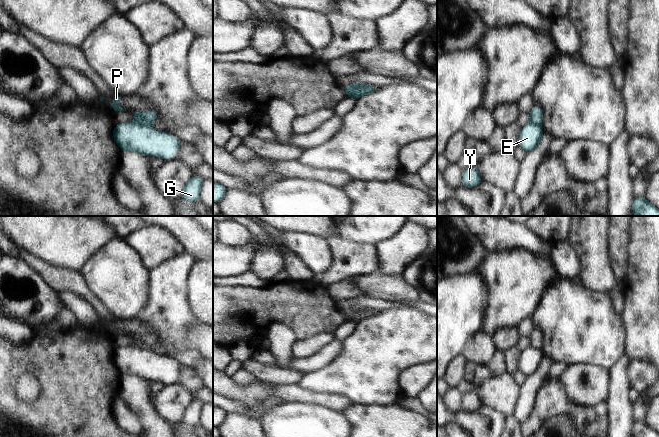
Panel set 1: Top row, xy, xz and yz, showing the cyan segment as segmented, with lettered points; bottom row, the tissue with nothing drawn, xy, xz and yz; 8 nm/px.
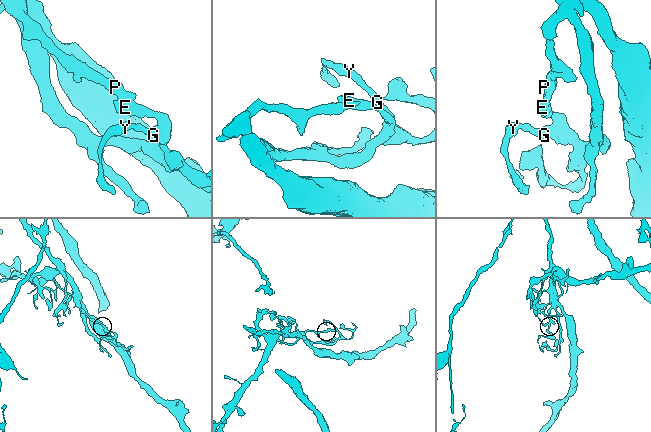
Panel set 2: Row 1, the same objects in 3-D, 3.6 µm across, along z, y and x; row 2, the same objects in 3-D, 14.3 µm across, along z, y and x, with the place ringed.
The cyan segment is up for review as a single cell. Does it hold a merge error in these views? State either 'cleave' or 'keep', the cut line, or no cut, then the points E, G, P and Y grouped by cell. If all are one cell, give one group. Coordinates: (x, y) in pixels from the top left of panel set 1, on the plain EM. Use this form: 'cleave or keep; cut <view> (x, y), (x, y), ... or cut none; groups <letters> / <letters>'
cleave; cut xz (362, 309), (347, 317); groups E G Y / P

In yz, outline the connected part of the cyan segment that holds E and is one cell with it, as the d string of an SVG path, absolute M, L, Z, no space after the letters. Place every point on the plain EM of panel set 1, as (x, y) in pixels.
M528 347L521 352L518 362L519 370L521 370L526 377L532 376L540 368L543 359L541 350L535 350Z

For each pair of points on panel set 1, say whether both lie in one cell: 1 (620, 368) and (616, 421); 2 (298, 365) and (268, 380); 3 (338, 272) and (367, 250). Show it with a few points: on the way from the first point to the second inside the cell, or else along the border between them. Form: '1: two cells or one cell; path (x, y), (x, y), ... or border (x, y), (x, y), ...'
1: one cell; path (619, 381), (619, 408)
2: two cells; border (285, 367), (291, 370), (298, 370), (303, 374)
3: one cell; path (345, 265), (360, 257)

